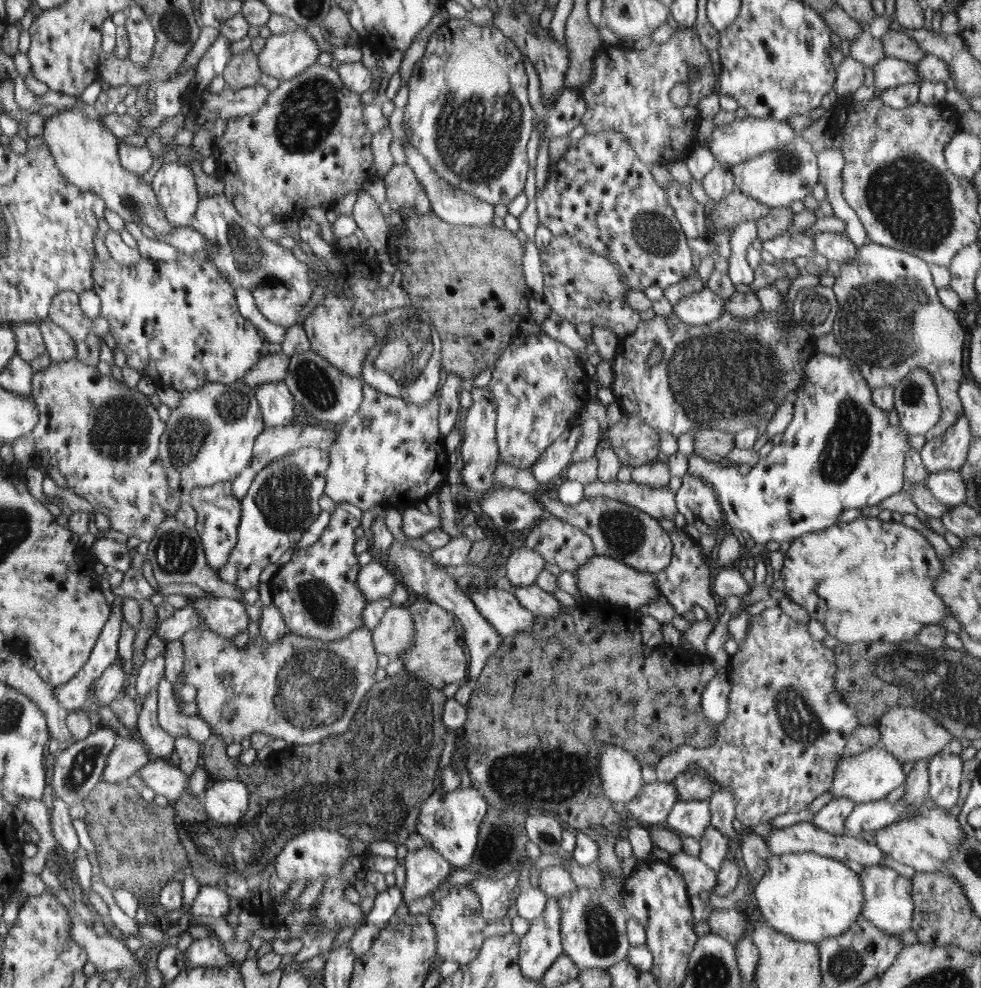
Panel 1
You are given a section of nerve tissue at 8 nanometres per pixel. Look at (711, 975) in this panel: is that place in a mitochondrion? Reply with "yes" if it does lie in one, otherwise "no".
yes

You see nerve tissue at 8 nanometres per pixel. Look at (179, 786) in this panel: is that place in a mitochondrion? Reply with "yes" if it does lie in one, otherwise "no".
no

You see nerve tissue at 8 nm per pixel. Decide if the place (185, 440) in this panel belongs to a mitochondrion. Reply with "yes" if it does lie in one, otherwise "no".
yes

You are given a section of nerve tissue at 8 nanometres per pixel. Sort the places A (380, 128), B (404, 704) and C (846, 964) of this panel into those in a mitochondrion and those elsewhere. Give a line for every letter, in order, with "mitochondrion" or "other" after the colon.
A: other
B: mitochondrion
C: mitochondrion

